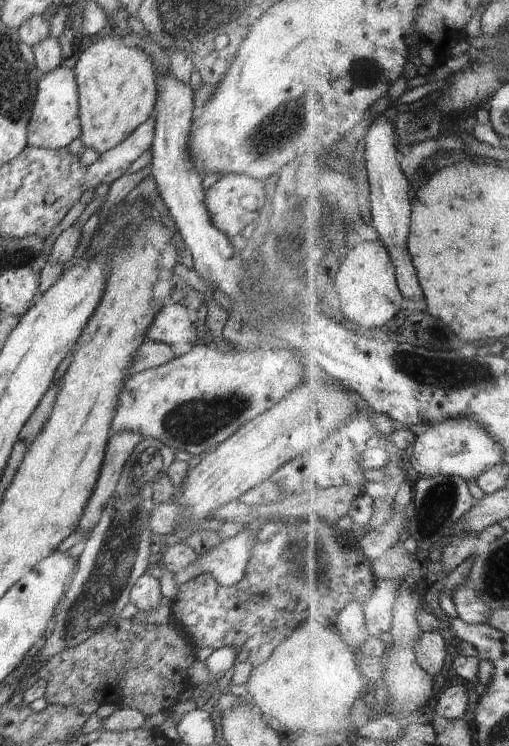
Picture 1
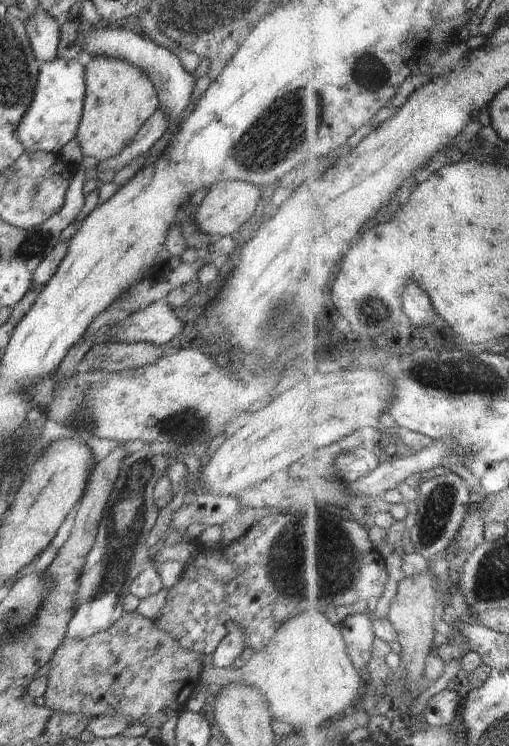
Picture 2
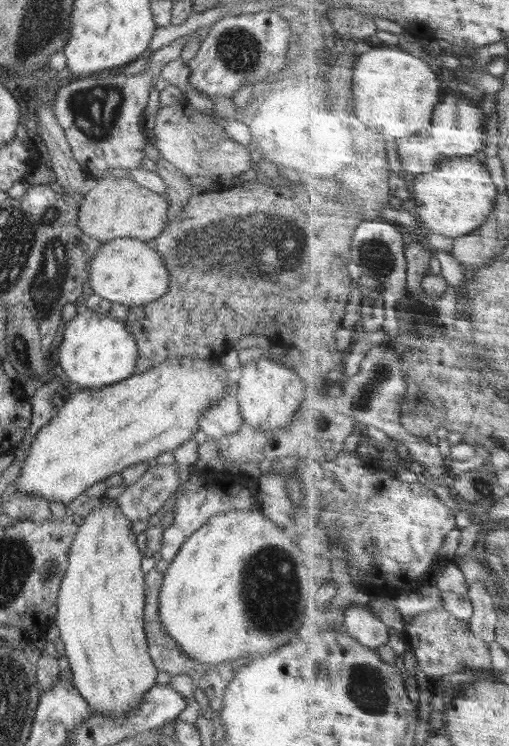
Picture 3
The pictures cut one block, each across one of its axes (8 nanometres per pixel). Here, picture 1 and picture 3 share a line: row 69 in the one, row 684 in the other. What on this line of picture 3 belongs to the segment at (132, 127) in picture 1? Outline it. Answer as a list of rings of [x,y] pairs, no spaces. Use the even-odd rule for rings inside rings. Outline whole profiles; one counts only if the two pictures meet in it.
[[[100,502],[99,504],[90,511],[90,514],[82,521],[80,527],[78,527],[78,532],[74,537],[74,542],[72,547],[70,547],[70,553],[68,553],[68,568],[66,569],[65,575],[63,576],[60,588],[58,590],[58,600],[56,606],[56,618],[55,626],[60,630],[59,638],[64,642],[66,658],[70,661],[70,669],[72,670],[72,675],[74,675],[73,686],[75,690],[80,694],[81,698],[89,705],[89,709],[93,714],[102,715],[114,715],[114,718],[118,715],[124,715],[124,713],[131,712],[139,702],[141,702],[142,696],[157,684],[156,678],[159,672],[155,668],[155,664],[151,660],[150,654],[148,652],[147,638],[144,630],[144,574],[142,571],[142,560],[144,560],[144,554],[140,551],[138,544],[136,543],[136,534],[132,531],[132,523],[124,513],[122,509],[118,507],[118,504],[104,504]]]

